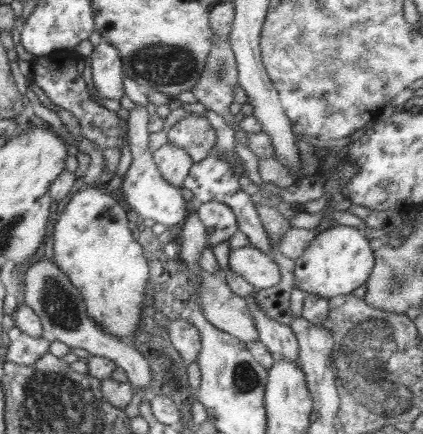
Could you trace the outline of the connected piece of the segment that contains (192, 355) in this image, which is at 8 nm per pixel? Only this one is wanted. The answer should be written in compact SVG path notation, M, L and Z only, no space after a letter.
M186 318L174 320L168 324L169 339L180 356L189 365L198 358L201 338L198 329Z

